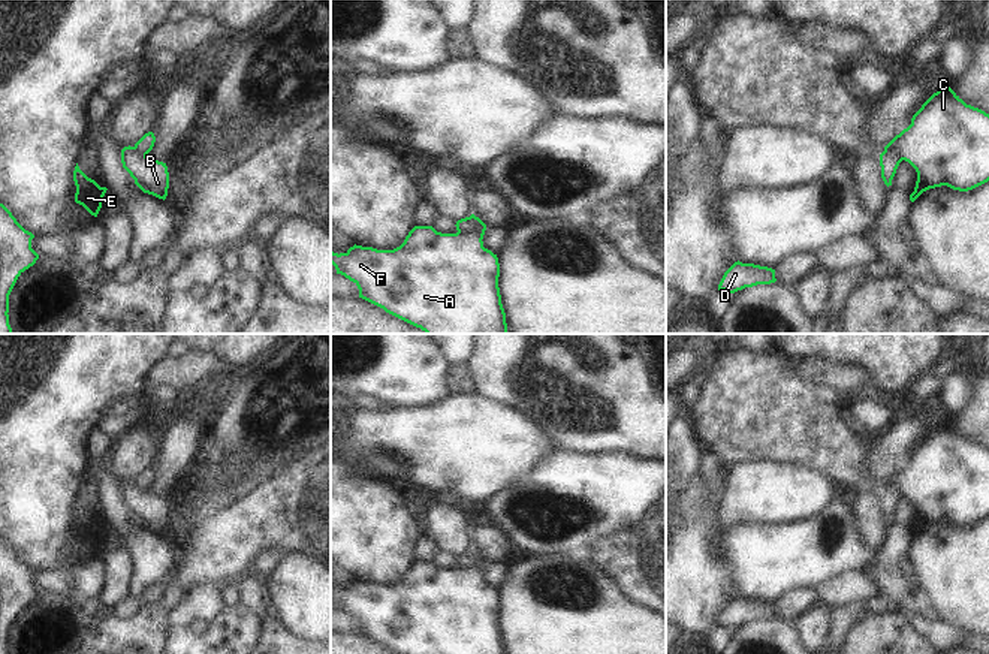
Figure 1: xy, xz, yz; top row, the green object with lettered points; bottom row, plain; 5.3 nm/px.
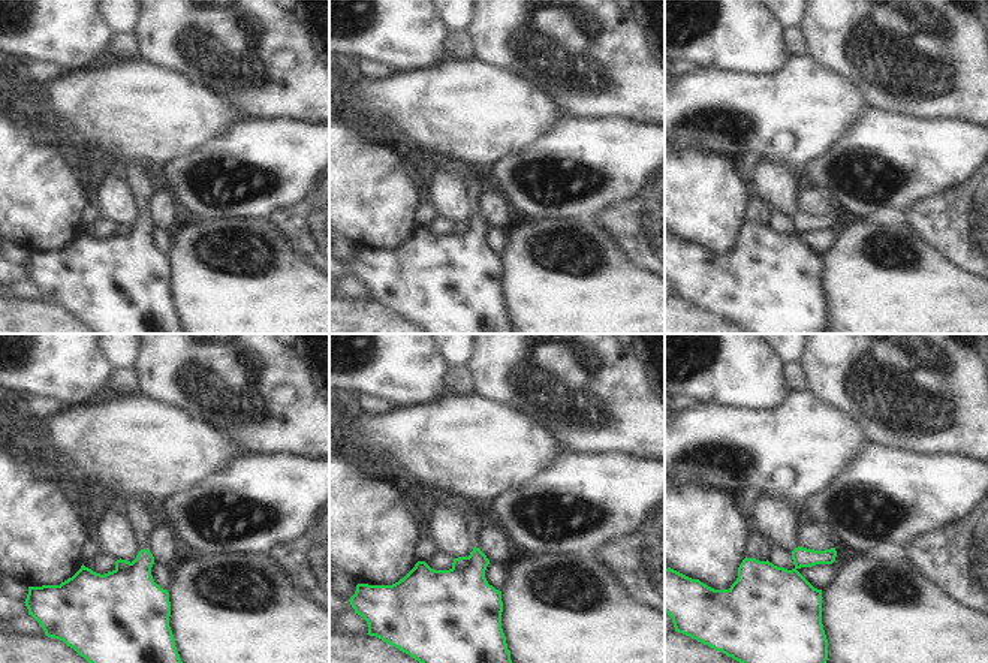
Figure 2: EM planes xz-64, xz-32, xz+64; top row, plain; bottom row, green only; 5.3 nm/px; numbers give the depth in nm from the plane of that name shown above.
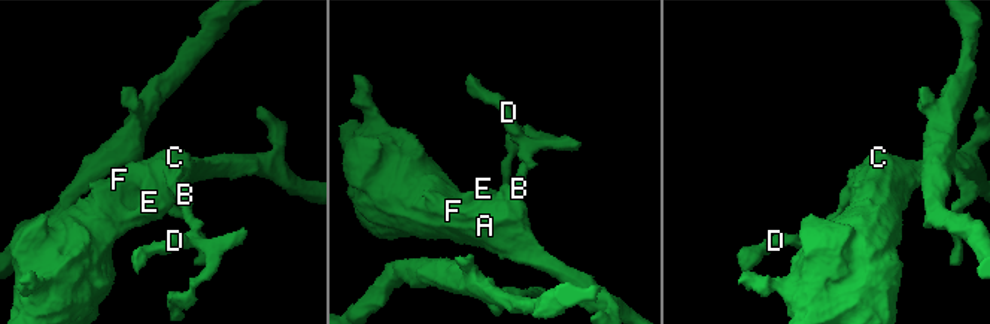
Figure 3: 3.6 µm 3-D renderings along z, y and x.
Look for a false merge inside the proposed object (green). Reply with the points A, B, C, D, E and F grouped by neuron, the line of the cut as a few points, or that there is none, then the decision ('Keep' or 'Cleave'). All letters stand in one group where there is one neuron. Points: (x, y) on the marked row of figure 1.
Groups: A C E F / B D. Split along xz (476, 217), (472, 229), (458, 232). Cleave

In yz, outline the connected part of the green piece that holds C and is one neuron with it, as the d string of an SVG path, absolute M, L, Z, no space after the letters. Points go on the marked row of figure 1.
M943 87L884 151L896 151L916 169L911 202L941 186L973 190L989 181L989 114L967 105L950 87Z

